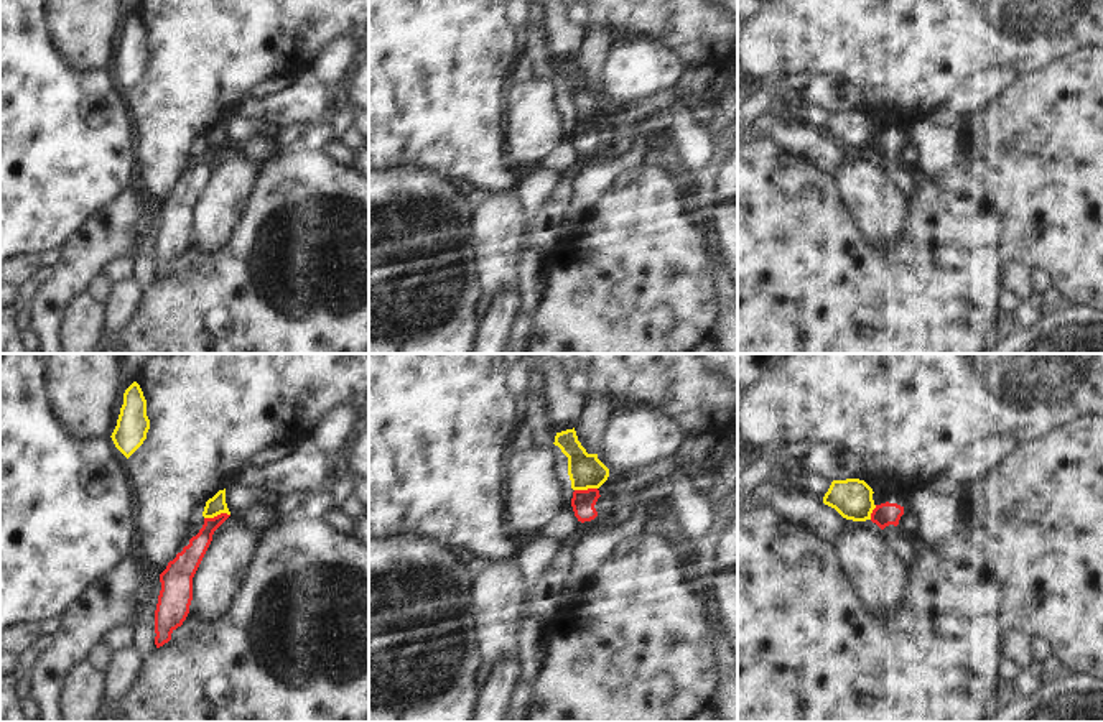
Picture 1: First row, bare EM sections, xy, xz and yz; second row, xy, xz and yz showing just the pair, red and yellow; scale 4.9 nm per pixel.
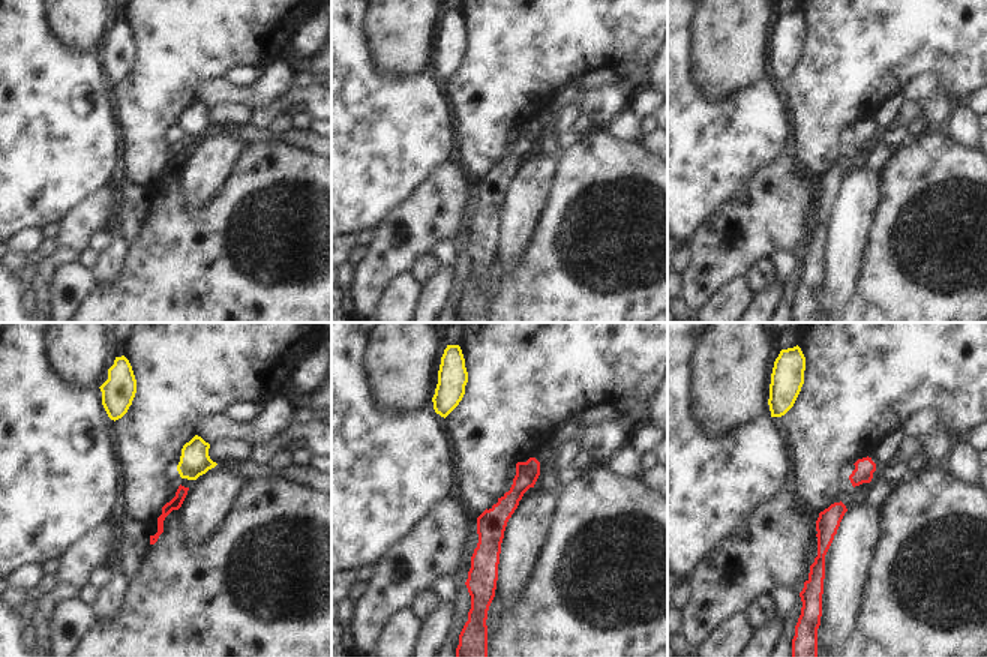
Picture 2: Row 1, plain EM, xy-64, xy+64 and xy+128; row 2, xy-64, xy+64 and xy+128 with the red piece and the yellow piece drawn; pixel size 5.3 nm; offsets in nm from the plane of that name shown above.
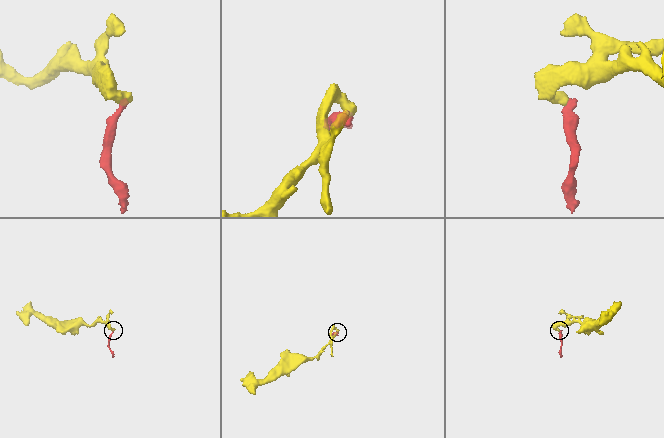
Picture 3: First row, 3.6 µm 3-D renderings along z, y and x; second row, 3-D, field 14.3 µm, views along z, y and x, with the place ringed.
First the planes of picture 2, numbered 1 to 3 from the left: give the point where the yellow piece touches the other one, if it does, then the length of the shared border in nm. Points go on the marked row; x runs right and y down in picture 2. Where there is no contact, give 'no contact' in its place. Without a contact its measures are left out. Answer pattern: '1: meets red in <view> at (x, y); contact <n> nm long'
1: no contact
2: no contact
3: no contact

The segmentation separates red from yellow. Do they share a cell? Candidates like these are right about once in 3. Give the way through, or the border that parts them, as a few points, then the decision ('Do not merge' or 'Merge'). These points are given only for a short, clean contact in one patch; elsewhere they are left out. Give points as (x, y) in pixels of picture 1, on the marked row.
Boundary: xy (229, 513), (204, 518). Do not merge.

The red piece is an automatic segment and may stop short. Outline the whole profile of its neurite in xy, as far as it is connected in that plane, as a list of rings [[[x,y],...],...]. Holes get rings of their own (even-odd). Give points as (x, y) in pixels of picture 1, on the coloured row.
[[[221,513],[214,518],[204,518],[199,533],[189,539],[189,544],[160,574],[161,590],[155,610],[156,648],[168,643],[171,633],[186,620],[193,600],[193,577],[212,541],[214,531],[229,516]]]

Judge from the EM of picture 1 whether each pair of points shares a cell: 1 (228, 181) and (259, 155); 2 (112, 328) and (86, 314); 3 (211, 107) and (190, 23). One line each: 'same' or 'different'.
1: different
2: different
3: same

